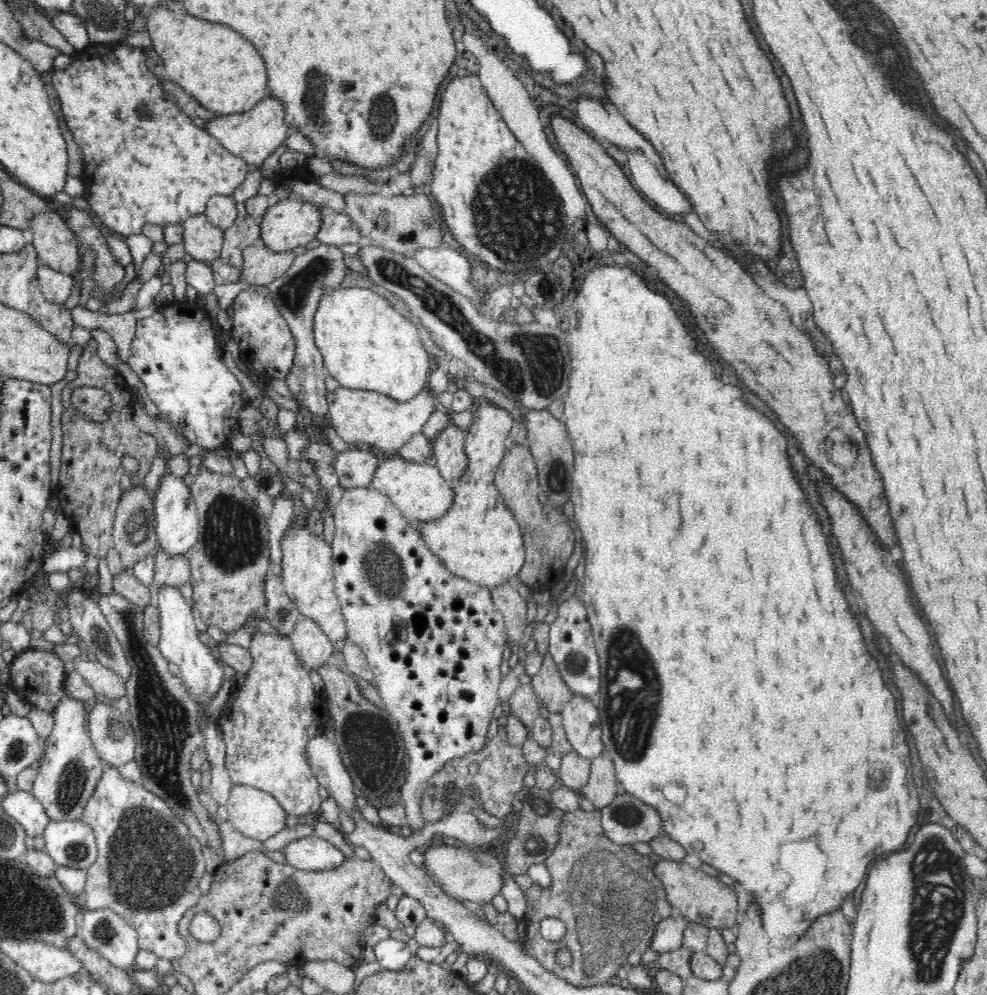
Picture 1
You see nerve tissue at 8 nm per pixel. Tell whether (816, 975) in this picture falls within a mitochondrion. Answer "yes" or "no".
yes

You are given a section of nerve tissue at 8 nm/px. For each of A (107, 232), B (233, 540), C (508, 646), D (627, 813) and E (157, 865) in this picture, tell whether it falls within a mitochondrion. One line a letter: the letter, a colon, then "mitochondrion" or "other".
A: other
B: mitochondrion
C: other
D: mitochondrion
E: mitochondrion

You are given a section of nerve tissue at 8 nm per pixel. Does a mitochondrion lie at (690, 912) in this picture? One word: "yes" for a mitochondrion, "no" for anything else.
no

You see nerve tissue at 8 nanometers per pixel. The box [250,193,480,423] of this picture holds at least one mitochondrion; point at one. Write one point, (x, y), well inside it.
(293, 294)

